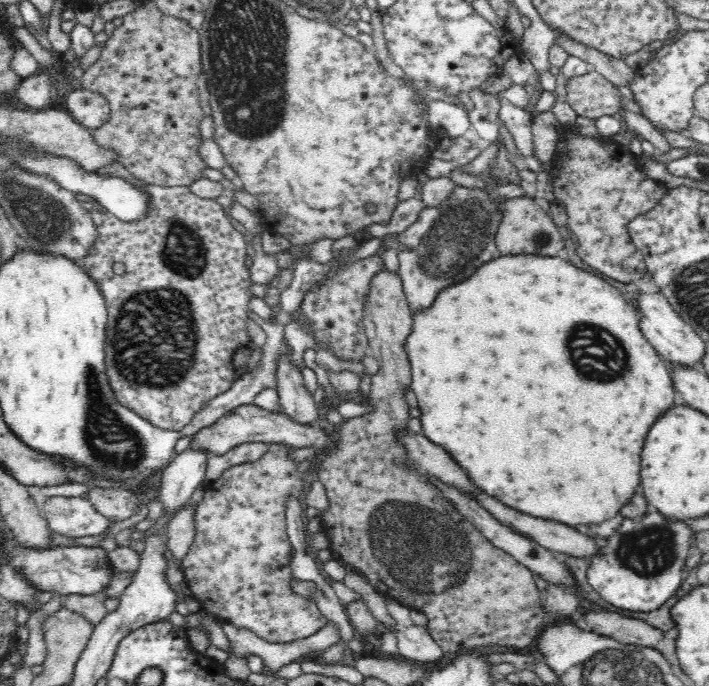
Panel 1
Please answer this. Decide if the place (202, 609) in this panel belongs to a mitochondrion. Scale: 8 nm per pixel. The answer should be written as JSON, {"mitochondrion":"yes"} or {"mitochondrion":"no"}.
{"mitochondrion":"no"}

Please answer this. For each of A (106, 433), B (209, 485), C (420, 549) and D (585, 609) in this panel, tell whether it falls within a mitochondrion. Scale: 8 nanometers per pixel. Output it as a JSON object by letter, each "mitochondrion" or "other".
{"A":"mitochondrion","B":"other","C":"mitochondrion","D":"other"}

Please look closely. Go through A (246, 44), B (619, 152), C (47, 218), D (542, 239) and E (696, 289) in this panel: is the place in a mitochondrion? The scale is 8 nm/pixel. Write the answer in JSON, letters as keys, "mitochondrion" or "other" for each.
{"A":"mitochondrion","B":"other","C":"mitochondrion","D":"mitochondrion","E":"mitochondrion"}

